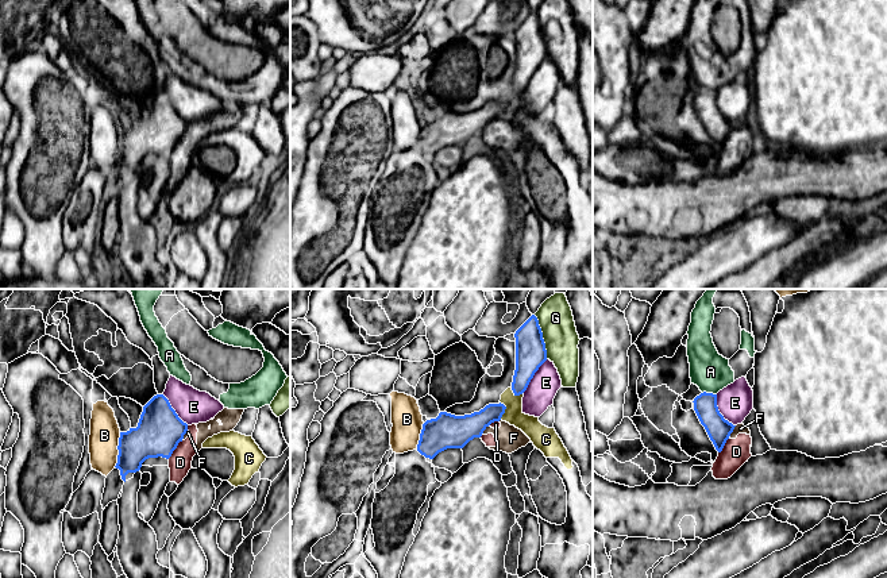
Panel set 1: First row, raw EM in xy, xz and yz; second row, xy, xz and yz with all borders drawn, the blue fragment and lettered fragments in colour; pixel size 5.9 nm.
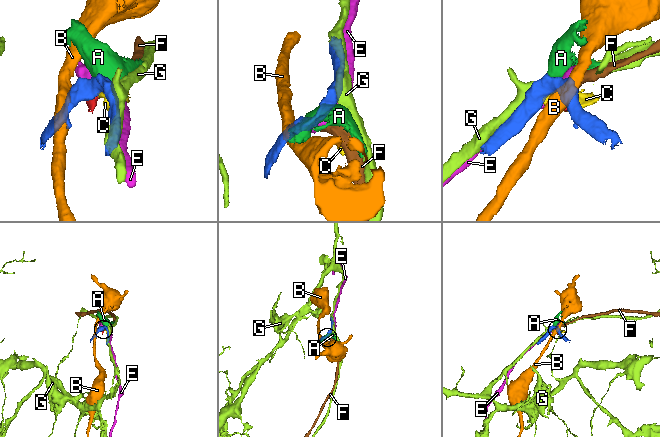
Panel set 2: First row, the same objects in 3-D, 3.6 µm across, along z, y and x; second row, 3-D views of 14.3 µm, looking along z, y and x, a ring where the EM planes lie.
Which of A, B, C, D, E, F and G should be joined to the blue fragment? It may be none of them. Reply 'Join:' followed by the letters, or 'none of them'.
Join: none of them

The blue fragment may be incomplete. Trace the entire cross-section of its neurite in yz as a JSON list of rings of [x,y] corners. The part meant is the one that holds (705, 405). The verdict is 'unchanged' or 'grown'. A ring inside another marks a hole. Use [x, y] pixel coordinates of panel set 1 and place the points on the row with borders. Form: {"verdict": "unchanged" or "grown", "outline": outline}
{"verdict": "unchanged", "outline": [[[703,392],[693,402],[701,424],[705,427],[716,450],[721,452],[736,425],[725,420],[720,413],[717,394]]]}

